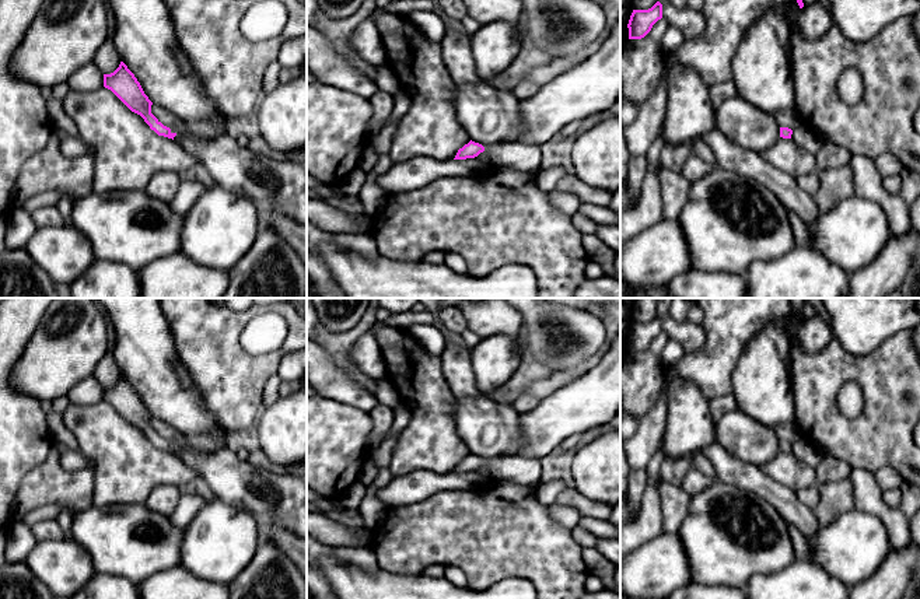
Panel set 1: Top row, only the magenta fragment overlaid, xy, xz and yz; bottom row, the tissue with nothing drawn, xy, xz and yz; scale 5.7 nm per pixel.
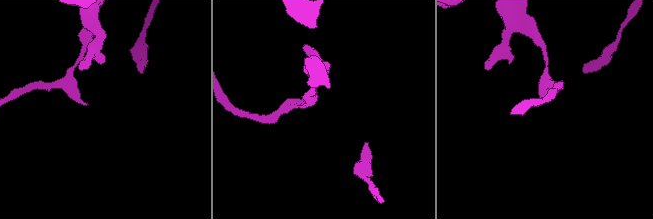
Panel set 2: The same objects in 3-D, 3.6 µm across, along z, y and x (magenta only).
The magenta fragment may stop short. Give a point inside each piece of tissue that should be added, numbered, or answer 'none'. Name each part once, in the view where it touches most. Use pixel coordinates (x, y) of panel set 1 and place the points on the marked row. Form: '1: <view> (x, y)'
1: xy (206, 129)

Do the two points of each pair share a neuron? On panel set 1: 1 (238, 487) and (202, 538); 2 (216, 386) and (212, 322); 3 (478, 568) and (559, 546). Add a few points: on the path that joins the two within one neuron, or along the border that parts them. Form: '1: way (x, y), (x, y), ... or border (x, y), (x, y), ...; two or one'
1: border (216, 497), (244, 508), (255, 522); two
2: way (216, 371), (212, 337); one
3: way (497, 549), (500, 546), (539, 546); one

